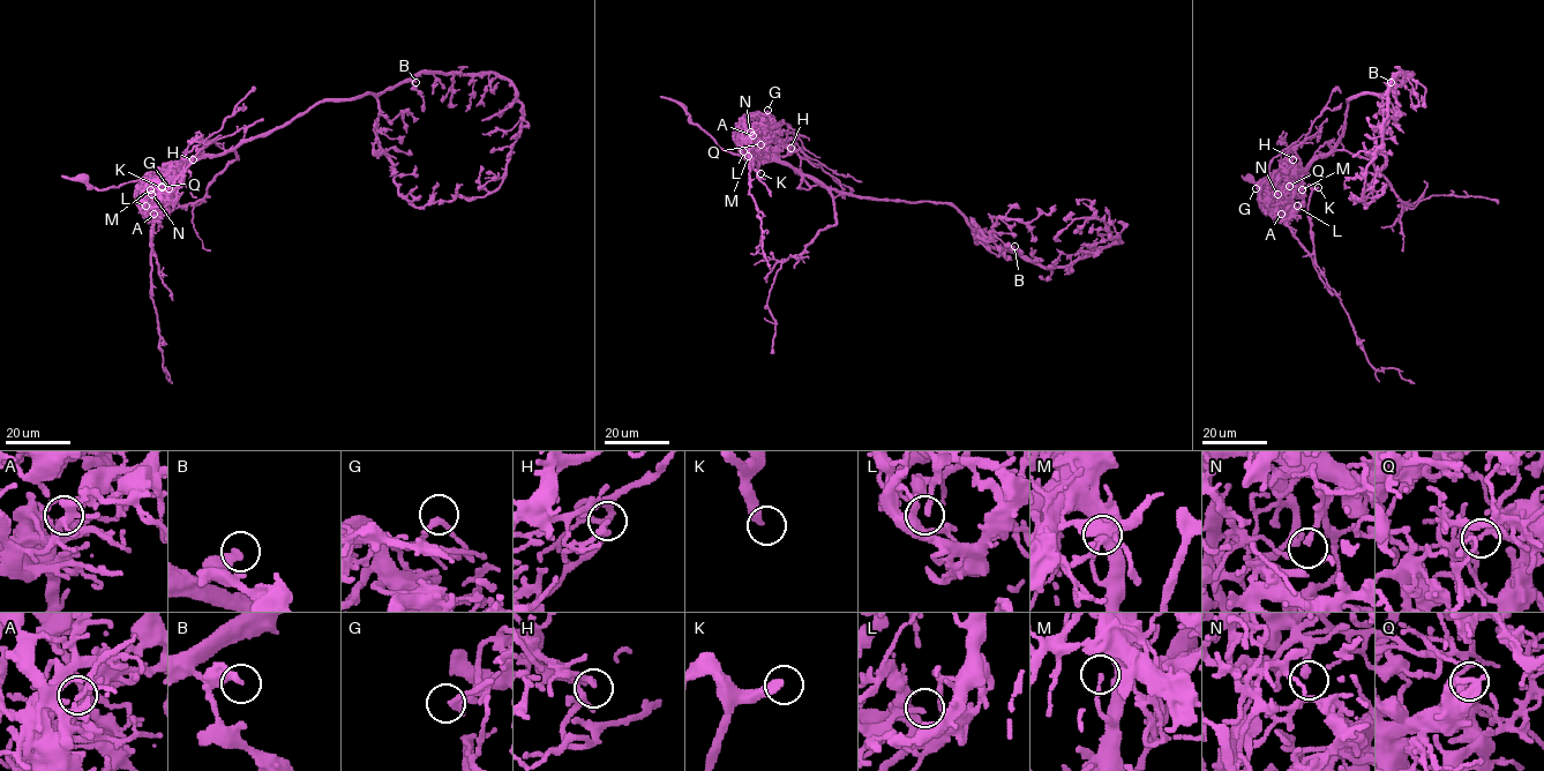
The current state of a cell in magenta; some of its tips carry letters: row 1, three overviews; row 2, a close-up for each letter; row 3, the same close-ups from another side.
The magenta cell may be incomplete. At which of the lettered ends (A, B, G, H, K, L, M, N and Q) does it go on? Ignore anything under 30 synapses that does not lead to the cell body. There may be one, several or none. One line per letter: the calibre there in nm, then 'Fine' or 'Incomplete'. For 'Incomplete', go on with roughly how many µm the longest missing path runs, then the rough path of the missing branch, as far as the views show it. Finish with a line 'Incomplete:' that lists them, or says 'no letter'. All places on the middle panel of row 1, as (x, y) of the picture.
A: Thickness 280 nm. Fine
B: Thickness 400 nm. Fine
G: Thickness 170 nm. Fine
H: Thickness 200 nm. Fine
K: Thickness 320 nm. Incomplete. Missing length about 70 µm. Course of what is missing: (761, 173), (791, 201), (821, 191), (845, 192), (876, 209)
L: Thickness 140 nm. Fine
M: Thickness 140 nm. Fine
N: Thickness 240 nm. Fine
Q: Thickness 200 nm. Fine
Incomplete: K

